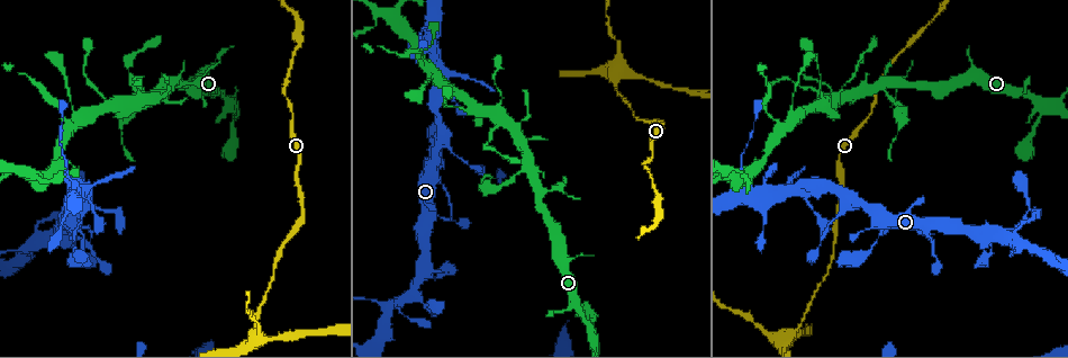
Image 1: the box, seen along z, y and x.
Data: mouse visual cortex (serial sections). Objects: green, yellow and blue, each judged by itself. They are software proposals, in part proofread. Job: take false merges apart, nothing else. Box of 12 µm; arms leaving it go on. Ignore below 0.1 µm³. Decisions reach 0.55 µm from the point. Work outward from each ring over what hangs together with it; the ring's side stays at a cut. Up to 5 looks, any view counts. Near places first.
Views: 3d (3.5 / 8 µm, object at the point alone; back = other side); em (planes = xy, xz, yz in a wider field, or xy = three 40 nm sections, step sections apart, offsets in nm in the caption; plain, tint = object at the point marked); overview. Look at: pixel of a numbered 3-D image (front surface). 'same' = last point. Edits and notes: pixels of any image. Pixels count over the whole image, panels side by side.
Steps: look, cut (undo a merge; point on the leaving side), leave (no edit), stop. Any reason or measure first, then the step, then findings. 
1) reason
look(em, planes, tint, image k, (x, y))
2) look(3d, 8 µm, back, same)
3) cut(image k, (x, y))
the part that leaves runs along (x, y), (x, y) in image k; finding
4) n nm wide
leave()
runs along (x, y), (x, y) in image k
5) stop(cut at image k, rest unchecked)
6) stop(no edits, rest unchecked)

three arms meet
look(3d, 8 µm, back, image 1, (530, 163))

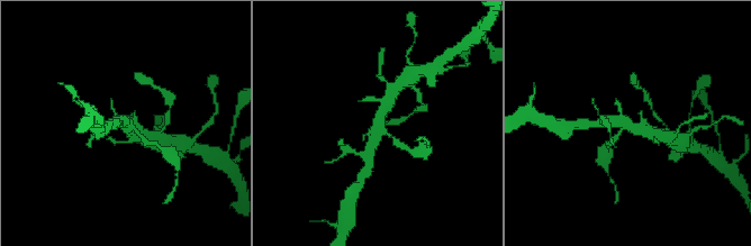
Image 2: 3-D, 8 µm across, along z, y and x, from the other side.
shape alone is not enough
look(em, planes, tint, image 2, (128, 125))

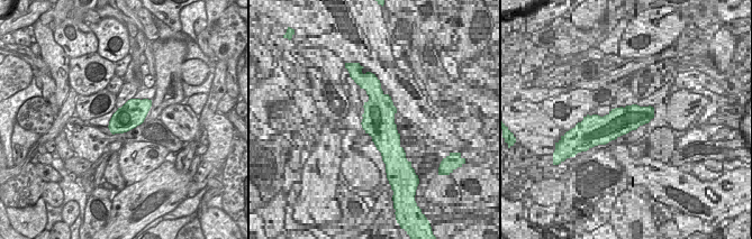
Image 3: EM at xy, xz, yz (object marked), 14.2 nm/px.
380 nm wide
leave()
runs along (369, 156), (379, 116), (387, 100) in image 2; one cell here

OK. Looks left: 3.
thick turns thin
look(3d, 3.5 µm, image 1, (619, 75))

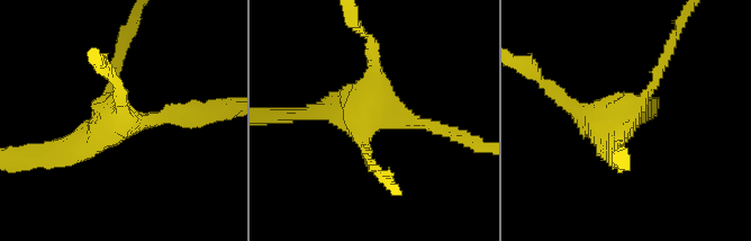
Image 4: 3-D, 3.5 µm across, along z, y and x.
need the tissue
look(em, xy, step 3, tint, image 4, (371, 114))

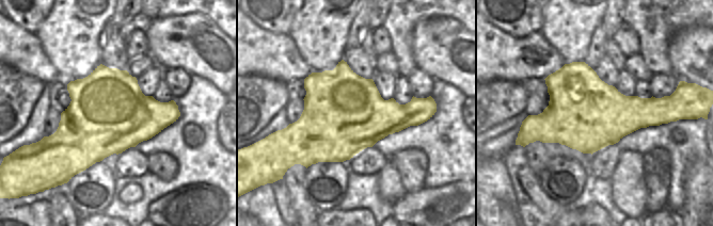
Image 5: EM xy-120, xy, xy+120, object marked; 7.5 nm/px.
look(em, xy, step 2, tint, same)

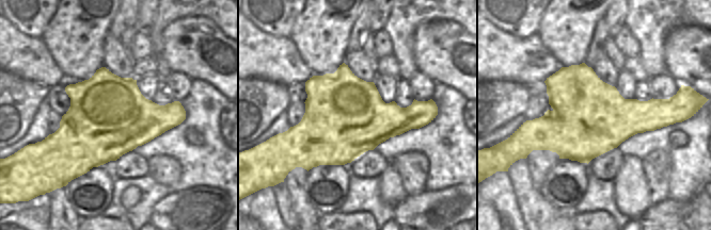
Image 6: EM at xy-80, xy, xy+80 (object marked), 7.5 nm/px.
leave()
continuous, no second cell

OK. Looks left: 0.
stop(no edits, rest unchecked)

